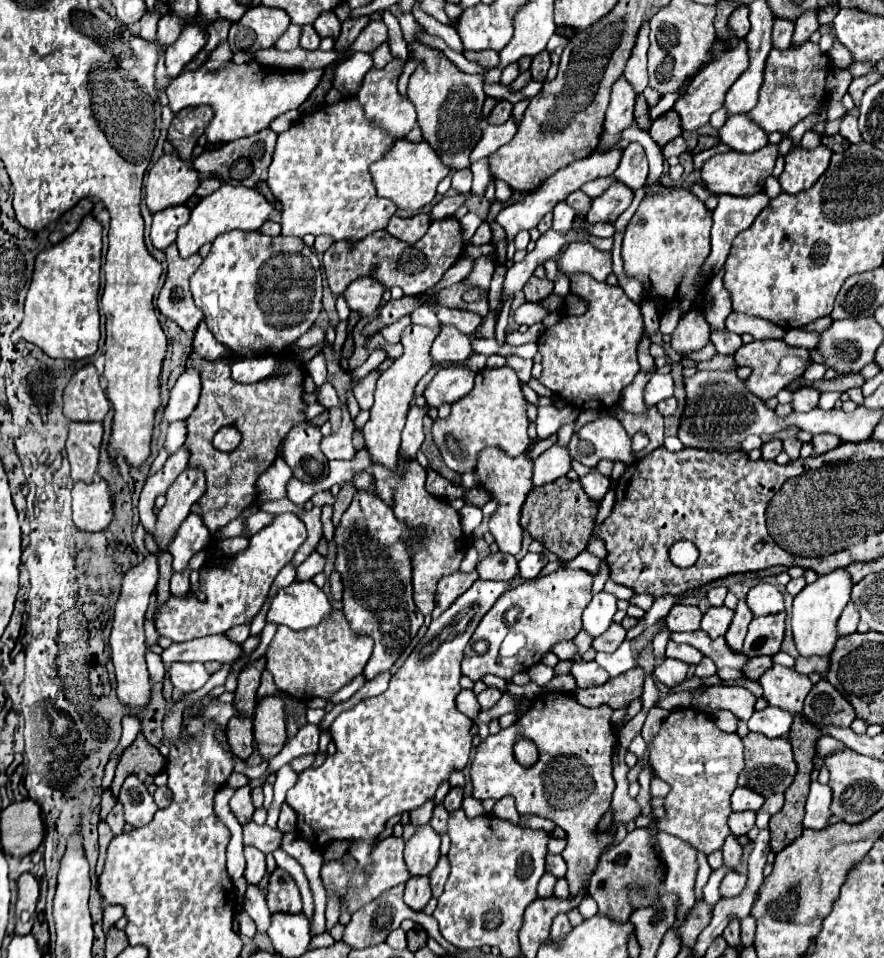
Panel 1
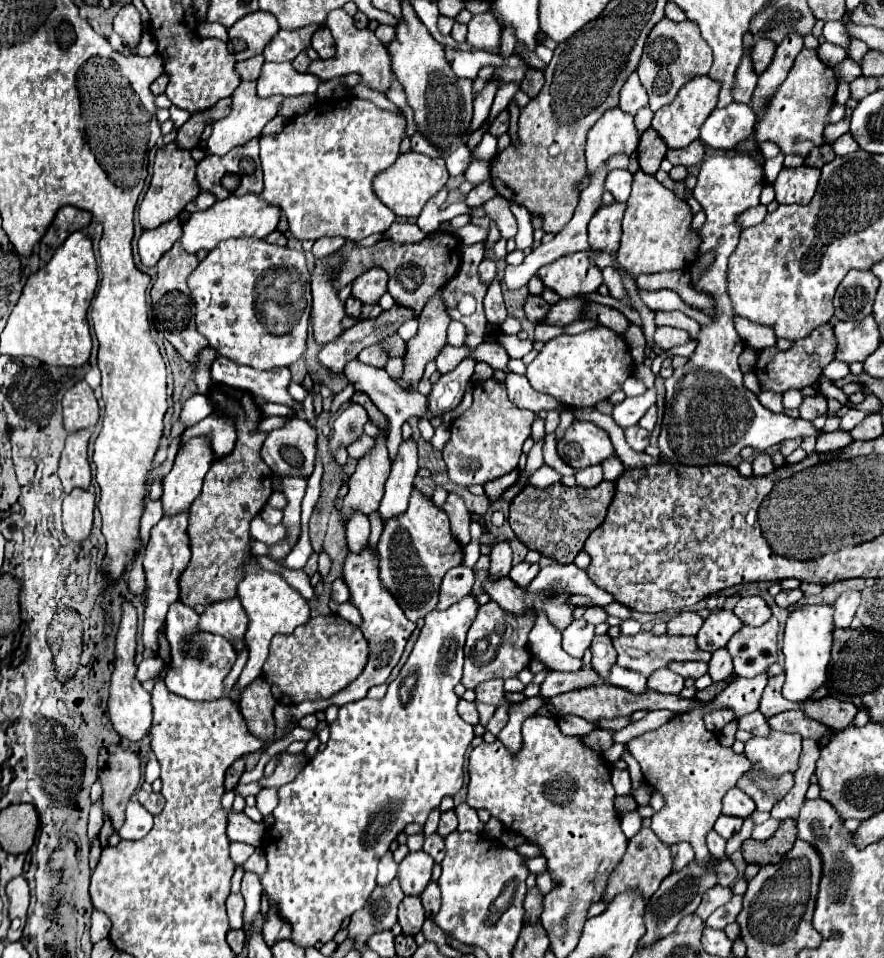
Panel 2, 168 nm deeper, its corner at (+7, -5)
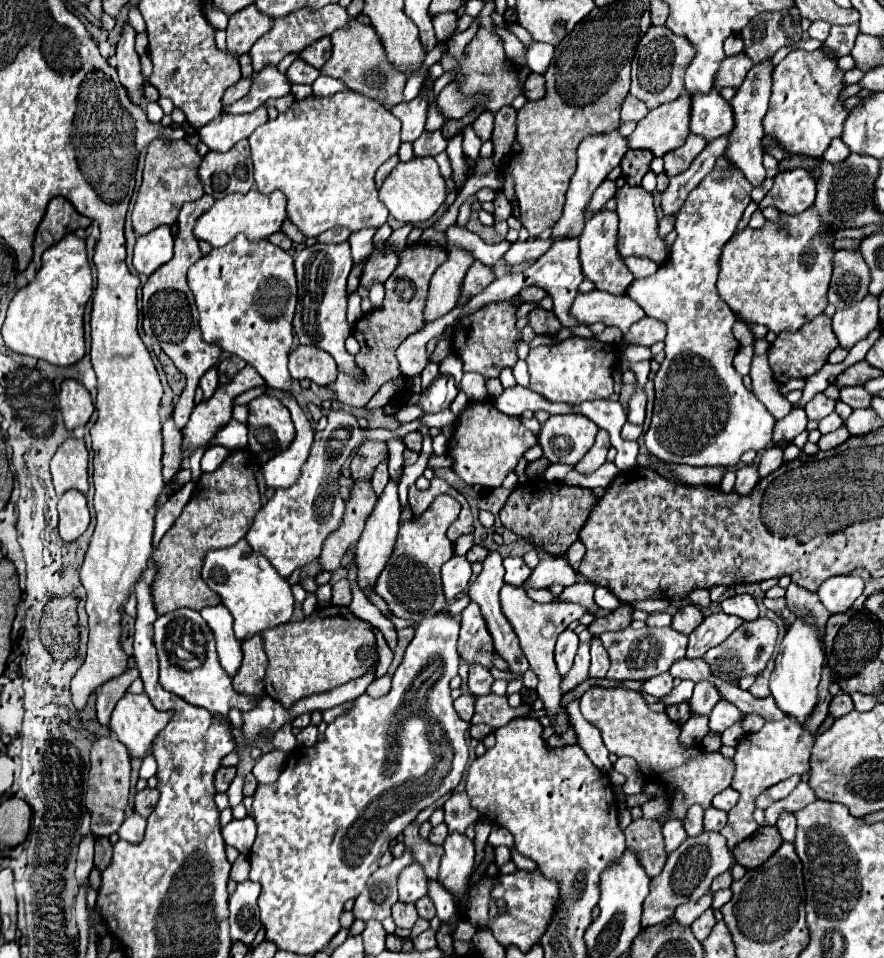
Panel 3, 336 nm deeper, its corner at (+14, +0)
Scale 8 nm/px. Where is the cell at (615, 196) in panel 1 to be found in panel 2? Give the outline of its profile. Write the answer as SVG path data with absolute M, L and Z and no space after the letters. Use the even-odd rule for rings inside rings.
M614 203L604 205L596 217L592 217L588 225L588 243L592 251L604 251L604 253L616 253L620 243L620 223L624 215L626 205Z

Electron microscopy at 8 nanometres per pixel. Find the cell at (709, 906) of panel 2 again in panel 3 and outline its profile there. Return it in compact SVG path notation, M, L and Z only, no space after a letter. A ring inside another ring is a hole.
M709 890L703 898L699 898L697 902L687 902L687 904L681 904L677 910L675 910L675 920L683 926L691 926L705 910L711 908L711 898L713 898L713 892Z

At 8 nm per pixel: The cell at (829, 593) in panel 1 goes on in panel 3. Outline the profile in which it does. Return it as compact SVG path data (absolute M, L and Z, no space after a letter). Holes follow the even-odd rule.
M795 618L795 622L787 628L787 634L781 640L779 656L775 658L775 670L771 674L771 694L777 706L799 720L803 724L811 714L817 702L817 684L821 680L825 664L825 654L819 638L819 626L815 622L807 622L805 618Z

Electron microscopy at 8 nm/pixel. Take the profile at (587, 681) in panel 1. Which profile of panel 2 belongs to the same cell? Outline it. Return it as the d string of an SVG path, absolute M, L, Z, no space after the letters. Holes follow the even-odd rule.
M580 669L574 673L562 673L562 671L550 671L546 675L546 679L540 685L540 695L550 701L552 697L572 691L572 689L580 689L580 687L588 687L592 683L598 681L598 675L592 669Z

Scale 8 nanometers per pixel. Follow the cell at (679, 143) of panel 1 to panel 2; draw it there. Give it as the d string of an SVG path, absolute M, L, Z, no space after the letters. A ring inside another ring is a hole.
M694 141L694 143L690 143L684 149L670 149L666 153L666 159L672 165L684 165L684 167L692 167L692 165L700 163L702 157L704 157L704 145L702 145L702 141Z

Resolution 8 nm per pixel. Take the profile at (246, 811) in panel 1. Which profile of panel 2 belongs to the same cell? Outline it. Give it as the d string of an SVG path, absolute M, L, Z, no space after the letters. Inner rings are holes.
M230 811L228 815L228 839L238 841L238 843L248 843L248 845L260 845L264 837L264 823L254 823L248 819L244 813L234 813Z

